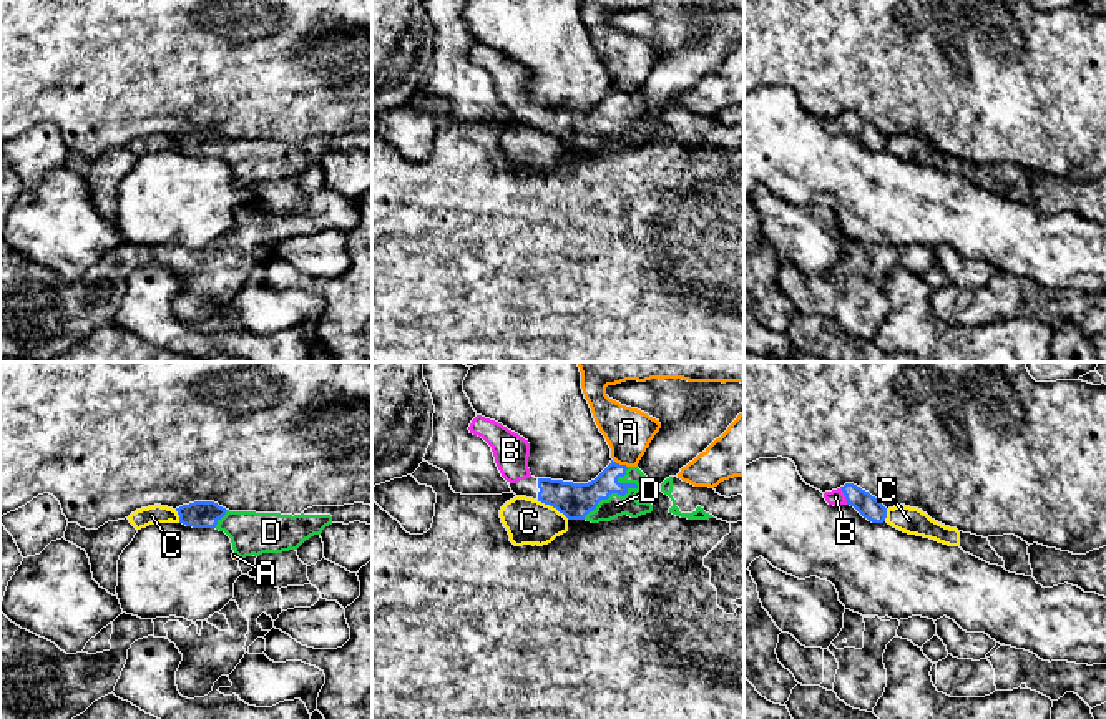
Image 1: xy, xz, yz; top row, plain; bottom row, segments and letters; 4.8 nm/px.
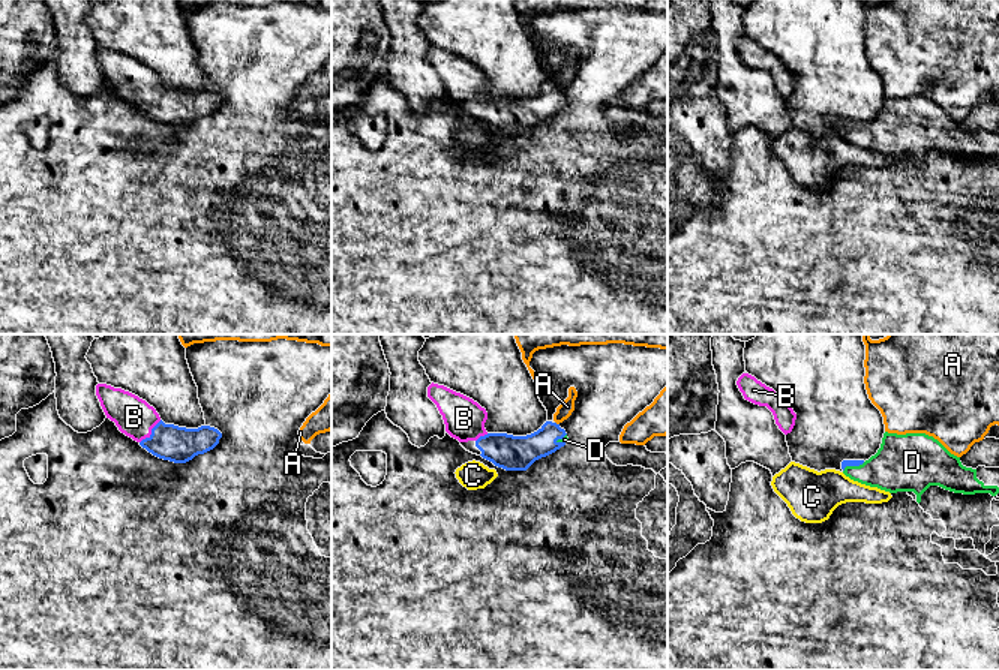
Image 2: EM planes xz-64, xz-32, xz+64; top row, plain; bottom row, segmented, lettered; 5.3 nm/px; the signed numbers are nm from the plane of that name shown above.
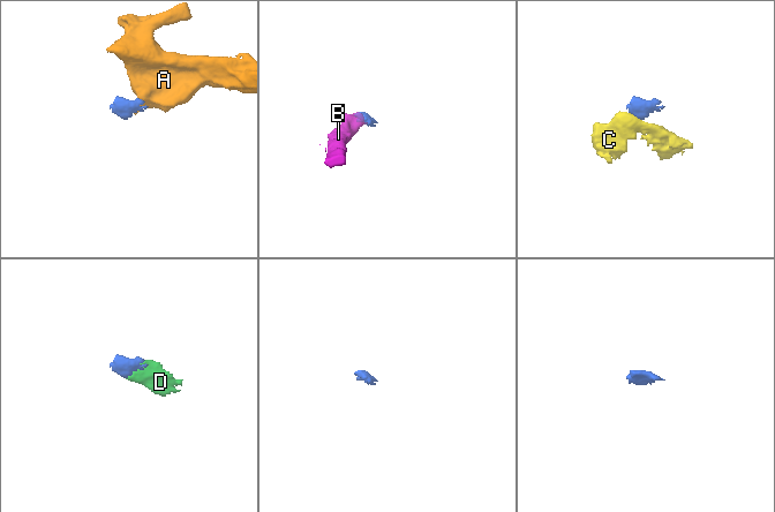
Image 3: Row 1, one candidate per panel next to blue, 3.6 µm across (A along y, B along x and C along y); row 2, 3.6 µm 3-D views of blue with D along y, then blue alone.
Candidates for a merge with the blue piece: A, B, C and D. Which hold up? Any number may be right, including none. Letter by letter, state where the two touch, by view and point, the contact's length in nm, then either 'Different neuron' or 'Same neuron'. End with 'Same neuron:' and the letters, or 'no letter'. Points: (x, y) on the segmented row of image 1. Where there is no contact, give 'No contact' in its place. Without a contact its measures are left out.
A: Touches blue at xz (618, 464). Shared border 90 nm. Different neuron
B: Touches blue at yz (844, 494). Shared border 90 nm. Same neuron
C: Touches blue at xz (553, 507). Shared border 180 nm. Different neuron
D: Touches blue at xz (626, 492). Shared border 340 nm. Same neuron
Same neuron: B, D

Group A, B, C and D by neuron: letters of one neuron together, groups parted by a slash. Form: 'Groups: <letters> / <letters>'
Groups: A / B D / C

